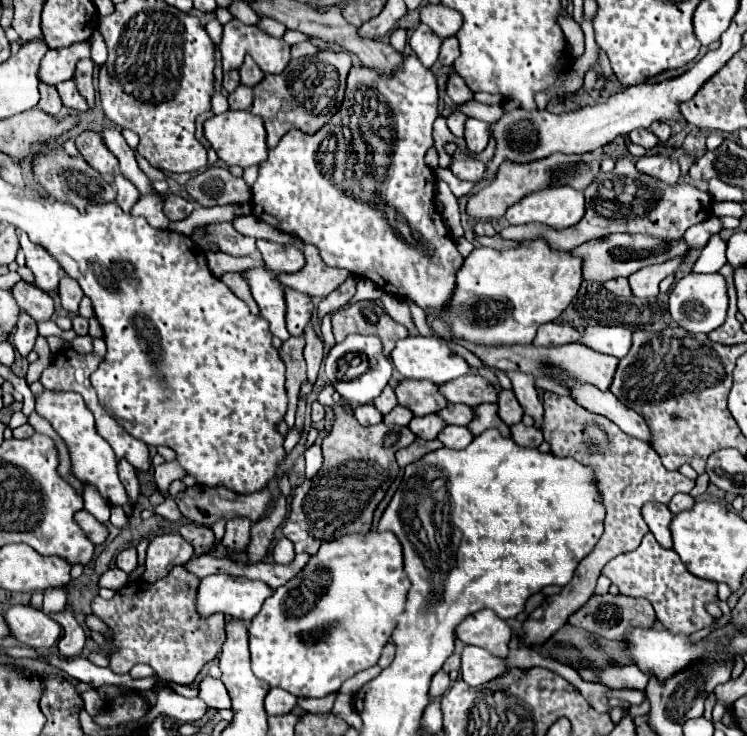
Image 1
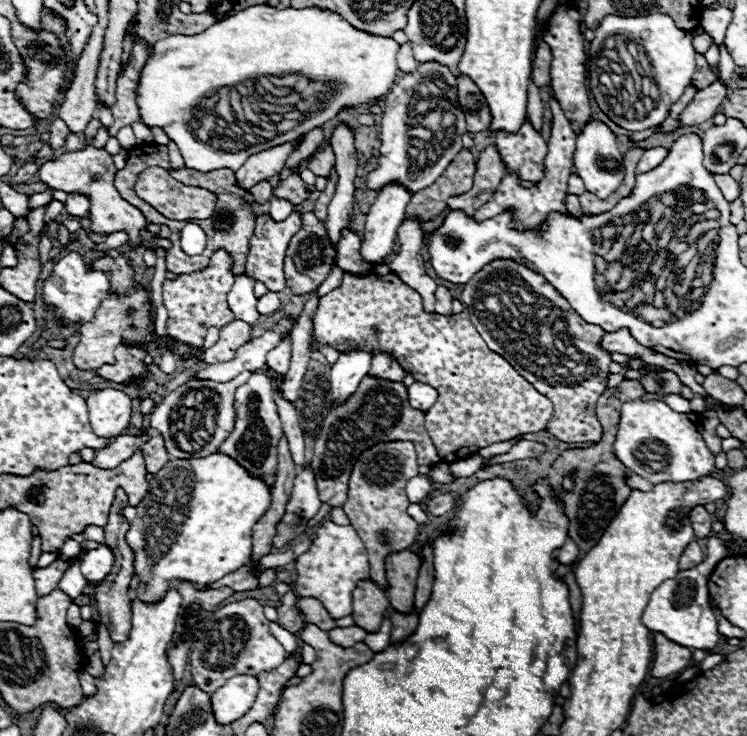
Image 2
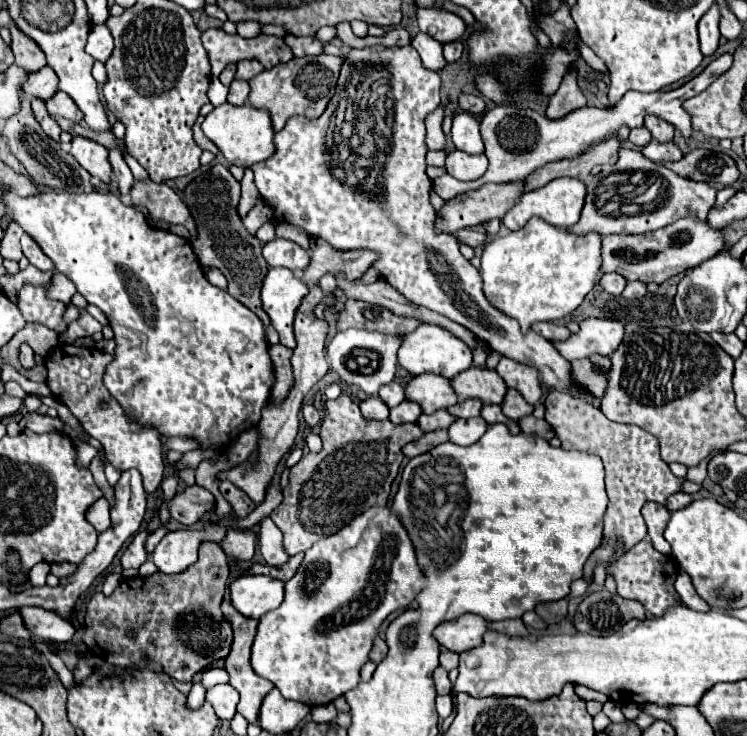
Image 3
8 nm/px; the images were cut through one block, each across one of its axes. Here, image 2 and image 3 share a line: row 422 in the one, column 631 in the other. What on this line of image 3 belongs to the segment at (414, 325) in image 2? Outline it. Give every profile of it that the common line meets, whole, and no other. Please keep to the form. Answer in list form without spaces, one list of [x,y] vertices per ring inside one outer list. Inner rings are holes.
[[[552,390],[546,398],[546,420],[552,424],[556,436],[562,442],[562,448],[566,450],[584,450],[592,452],[602,458],[604,470],[606,470],[606,492],[608,492],[608,508],[604,516],[604,536],[610,538],[610,544],[606,548],[594,550],[590,560],[584,566],[584,578],[592,582],[592,570],[596,562],[608,562],[614,554],[614,542],[616,538],[622,538],[626,548],[632,548],[646,536],[646,524],[640,514],[642,506],[646,502],[664,502],[670,494],[680,490],[682,478],[676,478],[668,464],[660,458],[660,446],[658,440],[630,424],[618,424],[608,420],[598,406]]]

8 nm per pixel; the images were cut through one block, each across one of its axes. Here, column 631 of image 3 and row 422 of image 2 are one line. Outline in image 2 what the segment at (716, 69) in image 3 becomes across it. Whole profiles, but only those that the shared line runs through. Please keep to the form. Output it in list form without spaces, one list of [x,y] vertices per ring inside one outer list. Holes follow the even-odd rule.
[[[98,390],[86,398],[90,422],[98,436],[114,436],[124,430],[132,416],[132,398],[122,390]]]

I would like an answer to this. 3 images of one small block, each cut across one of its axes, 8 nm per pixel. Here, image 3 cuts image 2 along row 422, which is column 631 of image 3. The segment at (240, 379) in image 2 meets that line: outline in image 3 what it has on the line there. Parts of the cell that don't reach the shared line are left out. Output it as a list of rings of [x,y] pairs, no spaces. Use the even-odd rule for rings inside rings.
[[[620,150],[620,158],[614,166],[602,168],[600,174],[588,182],[586,204],[580,220],[570,228],[574,234],[598,232],[606,234],[644,234],[658,230],[680,220],[686,214],[696,214],[698,220],[706,220],[710,208],[716,202],[716,188],[706,182],[694,182],[678,176],[676,172],[650,162],[640,150]]]

